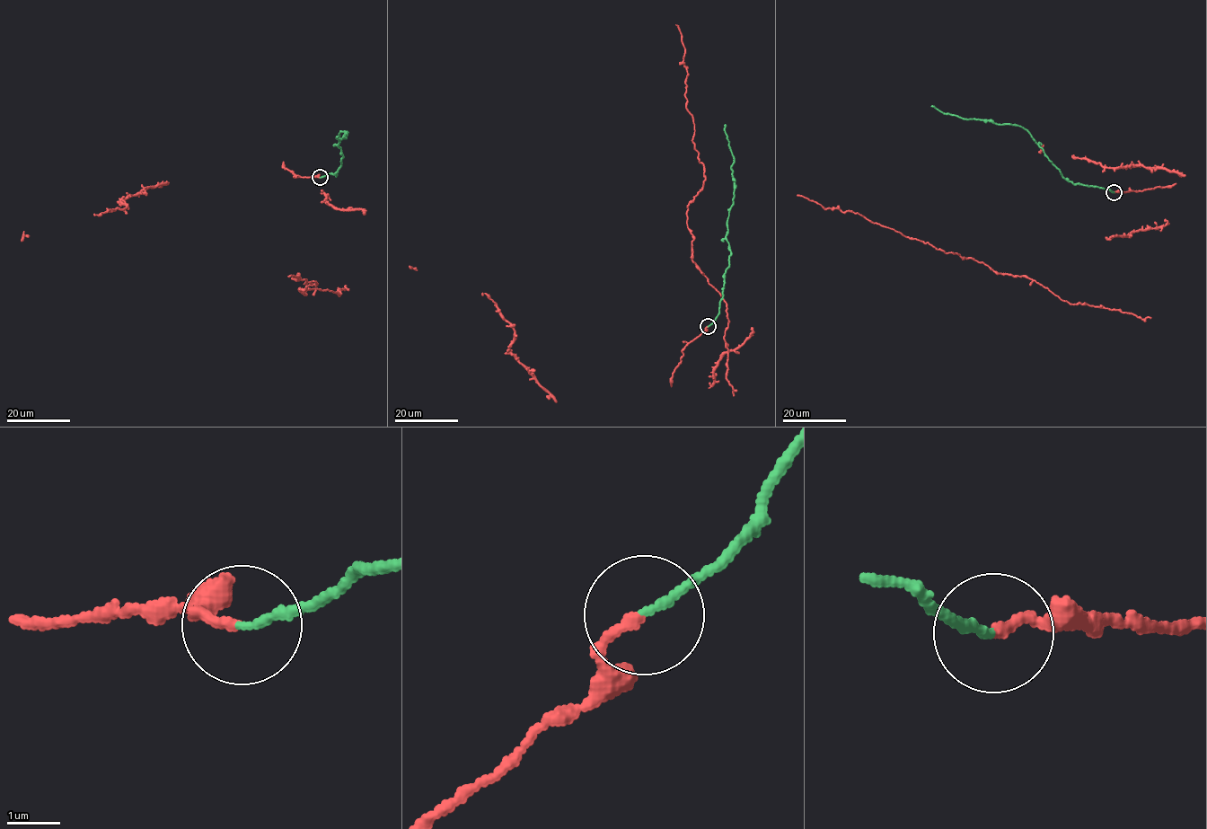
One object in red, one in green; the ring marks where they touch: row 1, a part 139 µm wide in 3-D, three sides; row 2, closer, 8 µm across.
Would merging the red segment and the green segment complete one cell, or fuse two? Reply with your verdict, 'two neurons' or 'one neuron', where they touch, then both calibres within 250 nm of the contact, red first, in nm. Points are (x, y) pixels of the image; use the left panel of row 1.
one neuron | (320, 177) | 190/150 nm

